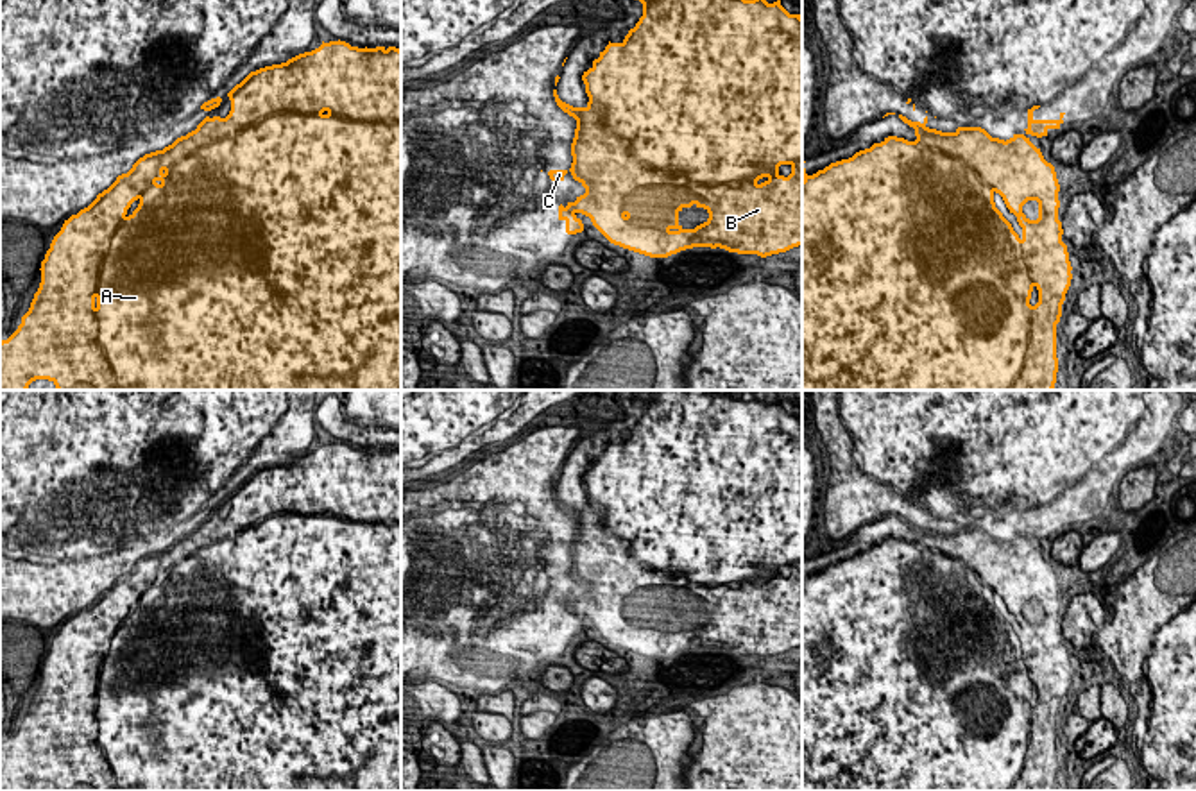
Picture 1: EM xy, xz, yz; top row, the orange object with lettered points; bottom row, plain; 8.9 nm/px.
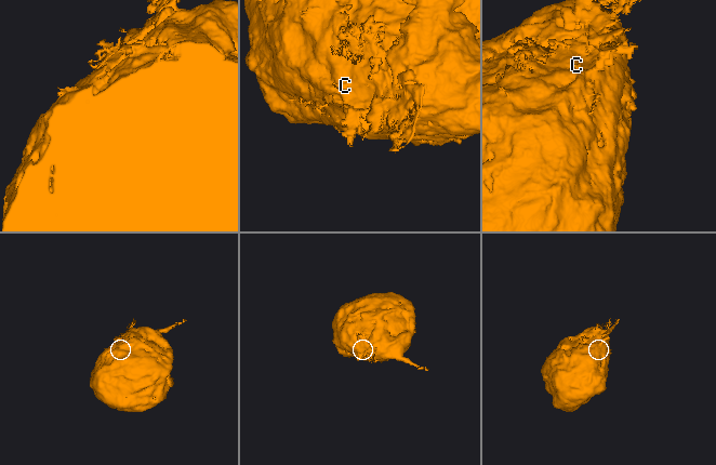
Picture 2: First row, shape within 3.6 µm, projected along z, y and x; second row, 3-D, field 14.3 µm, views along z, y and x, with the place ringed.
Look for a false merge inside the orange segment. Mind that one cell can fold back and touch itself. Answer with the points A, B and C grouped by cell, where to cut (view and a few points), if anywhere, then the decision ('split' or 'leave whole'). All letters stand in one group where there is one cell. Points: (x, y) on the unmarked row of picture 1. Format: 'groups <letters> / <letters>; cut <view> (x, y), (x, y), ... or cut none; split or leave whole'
groups A B / C; cut xz (600, 505), (609, 530), (580, 535), (573, 557); split

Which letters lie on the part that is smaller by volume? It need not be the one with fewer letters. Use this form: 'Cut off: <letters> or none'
Cut off: C

